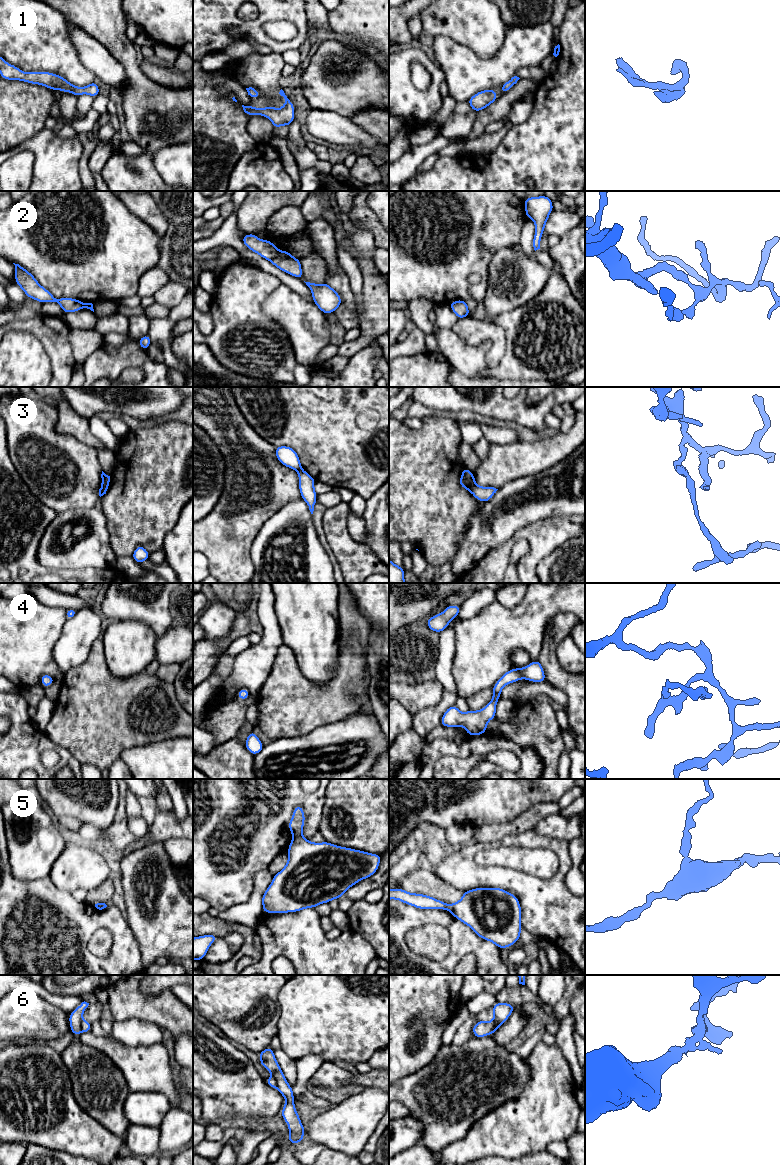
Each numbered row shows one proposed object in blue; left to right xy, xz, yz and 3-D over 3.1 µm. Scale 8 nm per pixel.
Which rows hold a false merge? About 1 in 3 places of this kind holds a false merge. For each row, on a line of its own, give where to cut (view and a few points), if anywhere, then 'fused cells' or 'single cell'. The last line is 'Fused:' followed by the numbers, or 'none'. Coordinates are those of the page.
1: no cut | single cell
2: xz (280, 251), (270, 261) | fused cells
3: xy (106, 475), (100, 495) | fused cells
4: no cut | single cell
5: xz (301, 835), (293, 838) | fused cells
6: xz (273, 1075), (278, 1088) | fused cells
Fused: 2, 3, 5, 6

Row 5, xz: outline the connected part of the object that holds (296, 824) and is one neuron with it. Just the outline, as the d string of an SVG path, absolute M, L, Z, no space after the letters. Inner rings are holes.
M295 806L293 810L292 819L288 823L288 827L292 833L293 838L302 836L304 822L305 815L302 806Z

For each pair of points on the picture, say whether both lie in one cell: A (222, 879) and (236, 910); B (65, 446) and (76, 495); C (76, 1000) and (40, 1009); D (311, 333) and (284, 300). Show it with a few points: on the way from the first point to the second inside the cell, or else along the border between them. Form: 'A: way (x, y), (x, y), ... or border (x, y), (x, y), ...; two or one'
A: border (253, 890), (245, 902), (213, 913); two
B: way (73, 458), (81, 469), (79, 483); one
C: border (40, 997), (60, 1007), (68, 1014); two
D: way (306, 325), (289, 308); one

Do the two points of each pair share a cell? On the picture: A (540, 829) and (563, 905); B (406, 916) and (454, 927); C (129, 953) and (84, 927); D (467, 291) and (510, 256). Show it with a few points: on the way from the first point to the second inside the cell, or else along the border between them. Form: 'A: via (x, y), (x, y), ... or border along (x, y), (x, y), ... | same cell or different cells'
A: border along (532, 829), (538, 834), (565, 841) | different cells
B: via (418, 916), (437, 916), (442, 918) | same cell
C: via (123, 940), (108, 923), (97, 923) | same cell
D: border along (494, 253), (489, 262), (487, 286) | different cells

